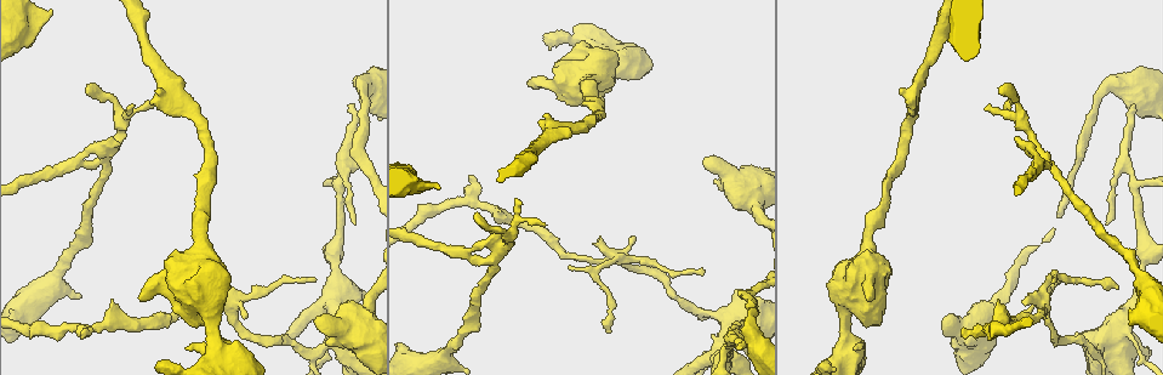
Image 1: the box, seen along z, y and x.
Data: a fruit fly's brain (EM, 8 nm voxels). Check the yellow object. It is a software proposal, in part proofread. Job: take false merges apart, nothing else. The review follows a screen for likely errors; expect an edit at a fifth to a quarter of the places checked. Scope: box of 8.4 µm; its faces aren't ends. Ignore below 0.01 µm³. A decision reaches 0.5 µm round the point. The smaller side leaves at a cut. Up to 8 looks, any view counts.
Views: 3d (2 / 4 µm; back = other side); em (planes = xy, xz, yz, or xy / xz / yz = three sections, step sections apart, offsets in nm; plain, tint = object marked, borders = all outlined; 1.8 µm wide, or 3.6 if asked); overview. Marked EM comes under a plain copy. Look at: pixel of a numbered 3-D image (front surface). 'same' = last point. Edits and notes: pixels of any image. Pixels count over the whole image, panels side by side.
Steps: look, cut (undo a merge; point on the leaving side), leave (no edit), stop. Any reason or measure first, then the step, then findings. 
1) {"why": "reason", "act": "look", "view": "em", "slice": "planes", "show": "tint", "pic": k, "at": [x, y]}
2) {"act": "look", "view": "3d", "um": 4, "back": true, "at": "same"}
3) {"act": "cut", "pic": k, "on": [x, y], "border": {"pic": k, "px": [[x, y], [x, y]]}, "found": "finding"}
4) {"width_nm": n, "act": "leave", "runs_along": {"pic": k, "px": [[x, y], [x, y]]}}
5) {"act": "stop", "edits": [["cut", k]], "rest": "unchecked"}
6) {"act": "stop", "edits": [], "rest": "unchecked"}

{"why": "sharp bend", "act": "look", "view": "3d", "um": 2, "pic": 1, "at": [492, 262]}

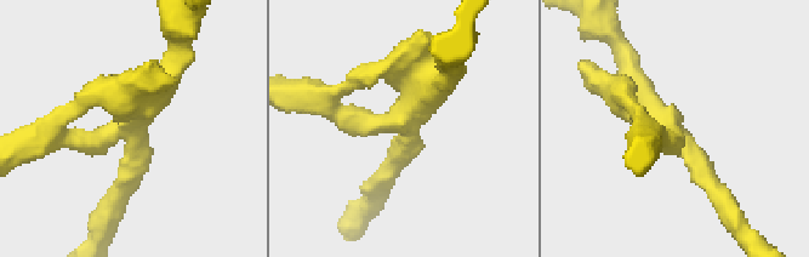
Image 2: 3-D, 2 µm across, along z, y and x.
{"act": "look", "view": "em", "slice": "planes", "show": "tint", "pic": 2, "at": [127, 135]}

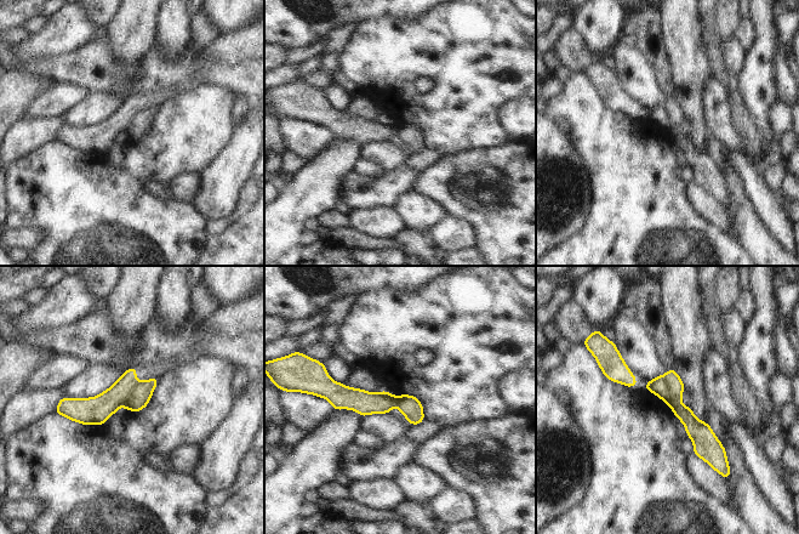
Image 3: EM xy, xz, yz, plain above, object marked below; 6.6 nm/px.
{"act": "cut", "pic": 3, "on": [674, 382], "border": {"pic": 3, "px": [[665, 375], [668, 390], [679, 397]]}, "found": "a second neuron is stuck on"}

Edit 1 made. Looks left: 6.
{"why": "three-way junction", "act": "look", "view": "3d", "um": 4, "pic": 1, "at": [27, 15]}

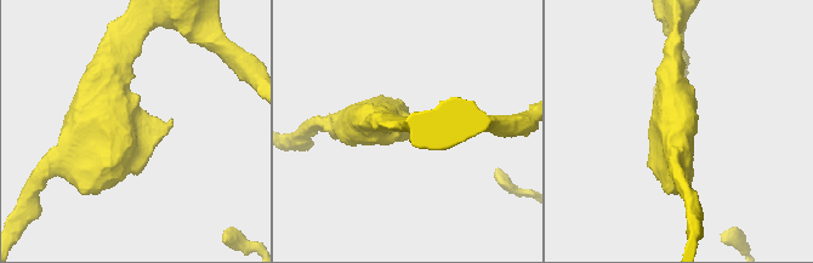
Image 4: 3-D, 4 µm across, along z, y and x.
{"act": "look", "view": "em", "slice": "planes", "show": "tint", "pic": 4, "at": [134, 125]}

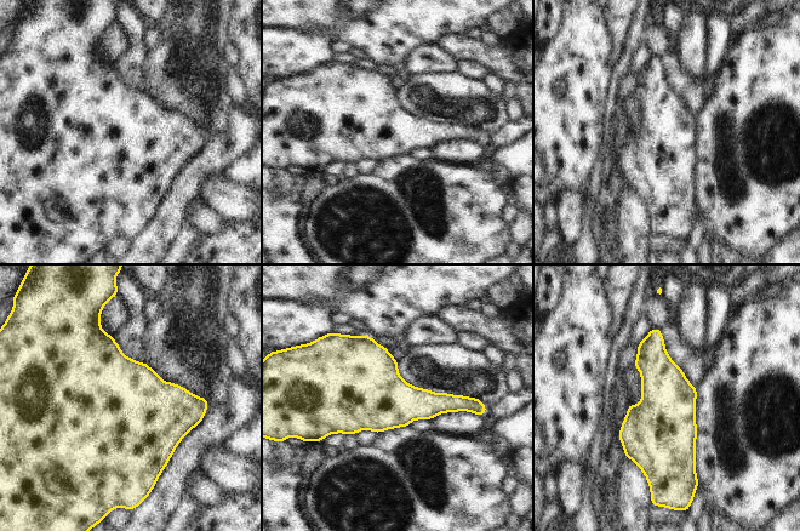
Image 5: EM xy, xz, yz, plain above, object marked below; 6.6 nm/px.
{"act": "leave", "found": "one neuron here"}

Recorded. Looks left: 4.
{"why": "three-way junction", "act": "look", "view": "em", "slice": "xz", "step": 8, "show": "tint", "pic": 1, "at": [913, 113]}

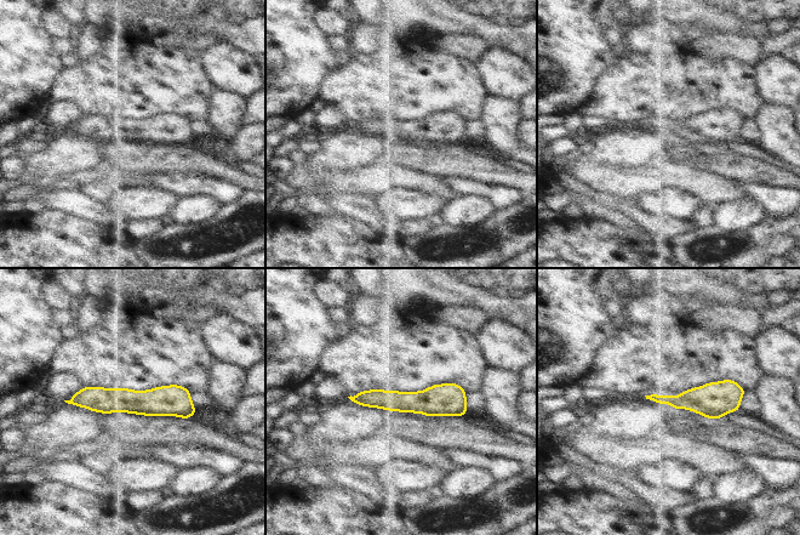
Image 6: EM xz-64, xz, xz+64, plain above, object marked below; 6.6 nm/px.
{"act": "leave", "runs_along": {"pic": 6, "px": [[73, 400], [177, 402], [192, 410]]}, "found": "one neuron here"}

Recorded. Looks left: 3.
{"act": "look", "view": "3d", "um": 4, "pic": 1, "at": [1120, 331]}

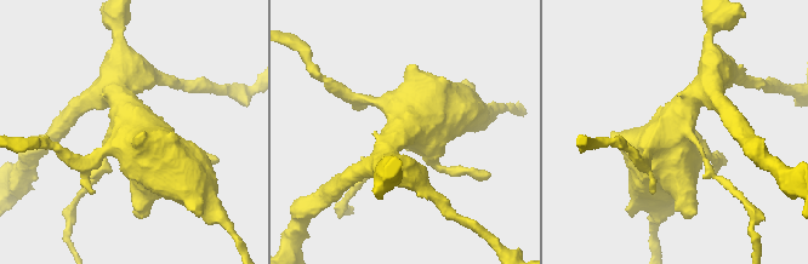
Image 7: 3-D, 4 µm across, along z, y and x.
{"act": "look", "view": "em", "slice": "planes", "show": "tint", "pic": 7, "at": [132, 131]}

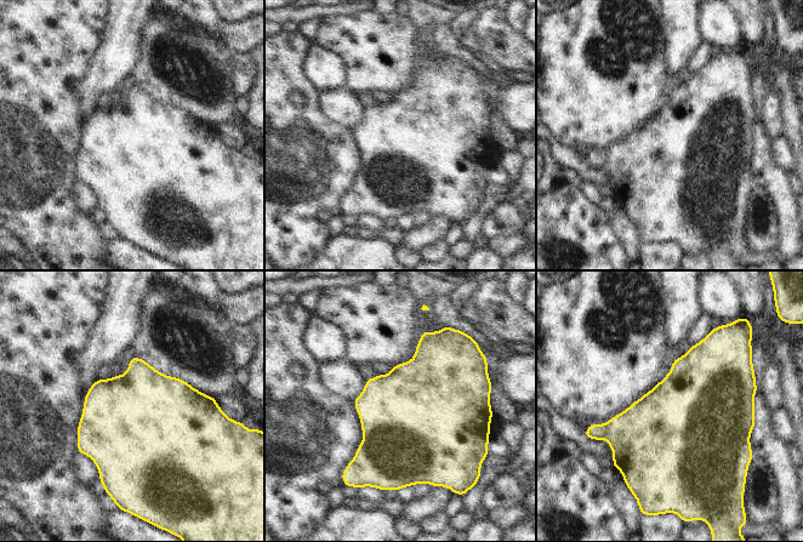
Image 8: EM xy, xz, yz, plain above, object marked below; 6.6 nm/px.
{"act": "leave", "found": "one neuron here"}

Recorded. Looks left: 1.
{"act": "stop", "edits": [["cut", 3]], "rest": "unchecked"}

